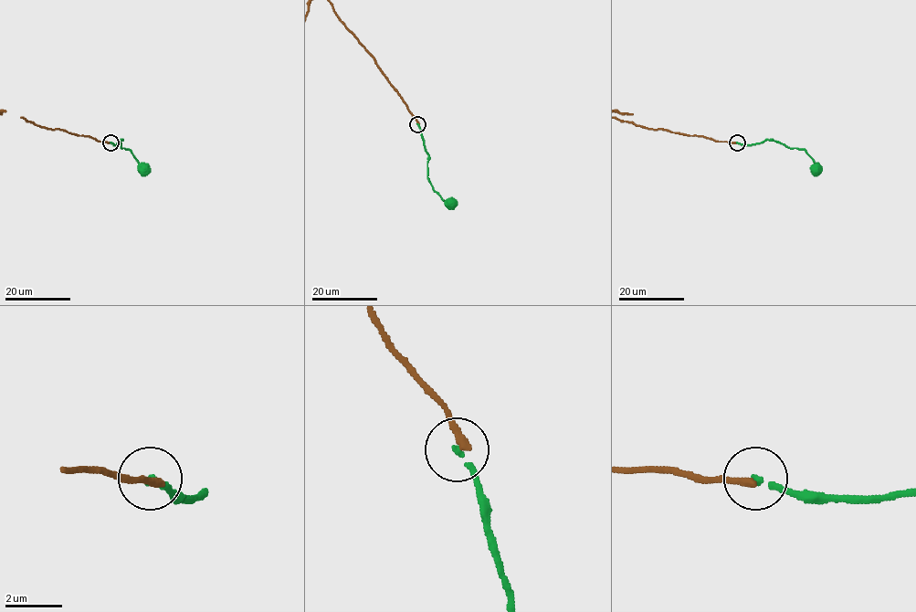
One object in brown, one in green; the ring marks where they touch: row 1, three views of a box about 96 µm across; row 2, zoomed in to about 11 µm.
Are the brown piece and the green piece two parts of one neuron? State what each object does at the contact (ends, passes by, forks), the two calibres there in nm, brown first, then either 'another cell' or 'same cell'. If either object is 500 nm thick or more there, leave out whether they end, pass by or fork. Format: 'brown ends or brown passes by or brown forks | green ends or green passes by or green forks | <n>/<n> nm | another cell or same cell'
brown ends | green ends | 280/180 nm | another cell

